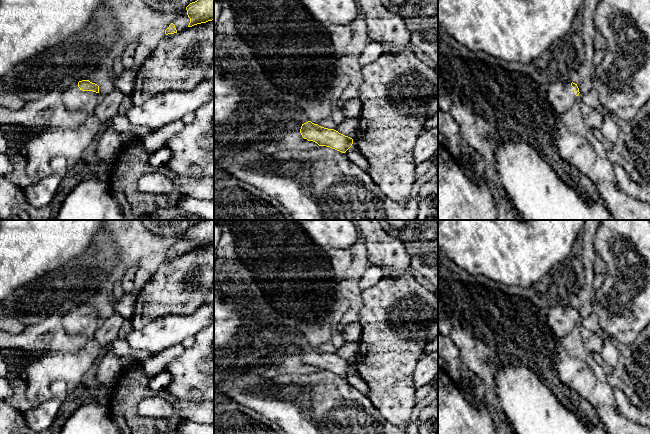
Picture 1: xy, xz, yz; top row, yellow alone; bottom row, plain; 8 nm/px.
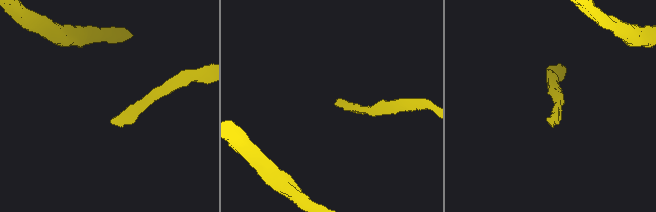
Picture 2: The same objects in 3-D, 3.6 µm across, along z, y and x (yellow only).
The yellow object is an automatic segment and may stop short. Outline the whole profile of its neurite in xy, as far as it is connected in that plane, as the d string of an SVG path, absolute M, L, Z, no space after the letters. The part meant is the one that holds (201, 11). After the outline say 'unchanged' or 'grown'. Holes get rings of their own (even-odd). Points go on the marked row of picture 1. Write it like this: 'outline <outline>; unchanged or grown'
outline M197 0L187 7L188 27L214 20L214 0Z; unchanged

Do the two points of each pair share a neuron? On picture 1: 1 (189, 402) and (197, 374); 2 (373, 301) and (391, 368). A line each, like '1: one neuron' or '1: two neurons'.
1: one neuron
2: one neuron

